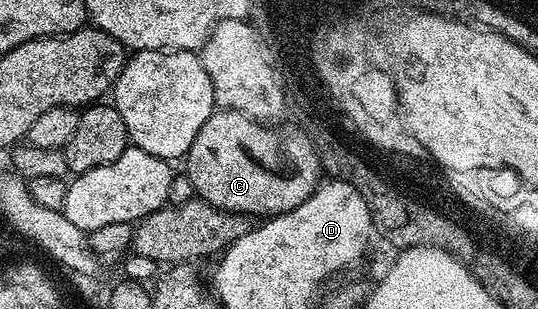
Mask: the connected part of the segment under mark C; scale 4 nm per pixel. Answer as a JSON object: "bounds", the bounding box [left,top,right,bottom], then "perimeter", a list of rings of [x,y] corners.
{"bounds":[185,108,321,218],"perimeter":[[[231,108],[216,110],[197,130],[185,157],[185,180],[198,199],[252,218],[280,216],[314,194],[321,183],[318,154],[304,132],[281,137],[248,123]]]}

